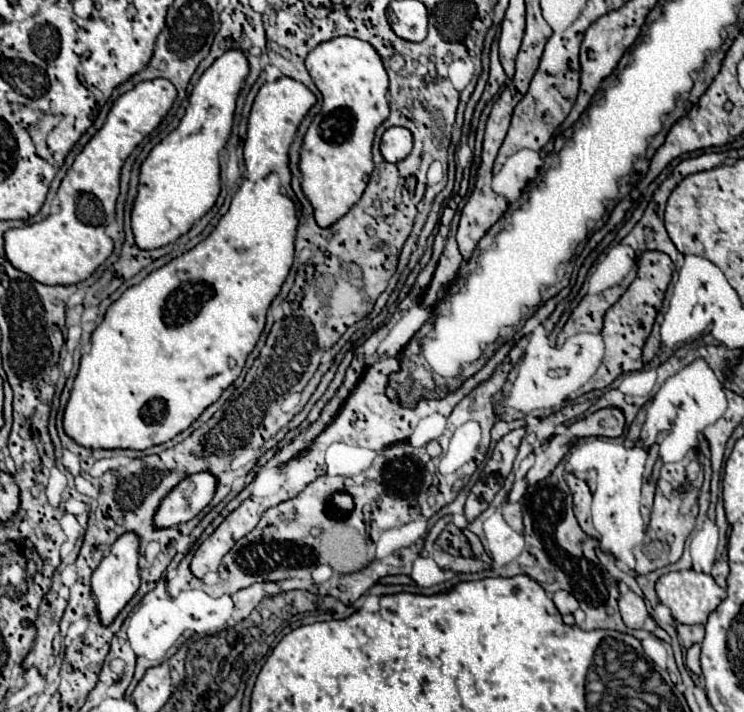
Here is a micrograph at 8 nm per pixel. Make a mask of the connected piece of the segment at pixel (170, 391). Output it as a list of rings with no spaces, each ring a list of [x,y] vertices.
[[[287,76],[263,84],[249,114],[245,178],[227,214],[203,242],[153,270],[143,282],[127,288],[121,298],[107,308],[103,322],[91,336],[91,352],[81,358],[63,416],[63,428],[77,444],[93,450],[145,450],[163,444],[187,430],[203,410],[217,402],[219,394],[237,380],[263,332],[267,308],[279,294],[293,264],[293,242],[299,218],[297,200],[291,190],[289,146],[315,100],[315,94],[307,86]]]

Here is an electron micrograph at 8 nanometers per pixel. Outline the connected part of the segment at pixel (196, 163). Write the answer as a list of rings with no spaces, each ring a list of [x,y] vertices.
[[[227,50],[195,84],[181,124],[161,140],[141,164],[139,194],[131,212],[135,242],[143,250],[161,248],[187,234],[219,196],[219,152],[233,128],[235,100],[249,74],[249,62],[241,50]]]

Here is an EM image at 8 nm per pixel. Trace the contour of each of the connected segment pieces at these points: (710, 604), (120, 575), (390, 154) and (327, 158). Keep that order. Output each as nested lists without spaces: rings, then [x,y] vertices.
[[[679,570],[679,572],[669,572],[663,574],[657,580],[657,596],[659,600],[671,610],[673,618],[681,624],[705,624],[707,616],[719,606],[719,602],[725,598],[725,590],[717,586],[713,576],[695,572],[695,570]]]
[[[125,532],[123,536],[117,538],[117,542],[111,546],[109,556],[101,560],[97,570],[93,572],[91,578],[91,588],[97,598],[97,608],[99,608],[99,618],[103,624],[111,624],[113,618],[123,610],[127,600],[137,592],[139,588],[139,538],[133,532]]]
[[[403,126],[389,128],[381,138],[381,154],[387,162],[401,162],[413,148],[413,136]]]
[[[339,36],[333,40],[321,42],[319,46],[315,46],[309,52],[305,66],[313,78],[315,86],[323,94],[323,108],[315,116],[315,120],[311,122],[311,126],[303,138],[301,160],[299,160],[299,168],[303,174],[301,186],[315,210],[317,224],[321,228],[327,228],[333,222],[337,222],[341,216],[347,214],[347,210],[361,198],[361,194],[369,182],[369,176],[373,172],[371,144],[375,138],[375,130],[389,116],[389,100],[387,100],[389,78],[387,78],[385,66],[381,62],[381,56],[377,54],[377,50],[369,42],[351,38],[351,36]]]

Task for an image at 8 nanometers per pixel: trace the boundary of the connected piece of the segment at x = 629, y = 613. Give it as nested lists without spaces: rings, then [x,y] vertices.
[[[629,590],[625,596],[619,598],[619,612],[621,612],[623,622],[625,622],[629,628],[643,628],[643,622],[645,622],[645,618],[649,616],[643,598],[637,596],[637,594],[631,592],[631,590]]]

